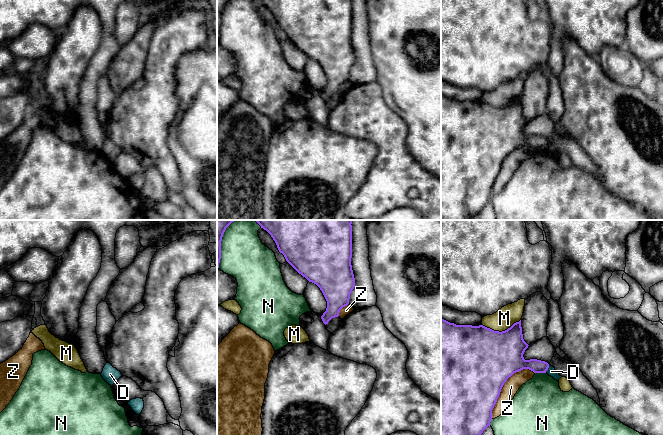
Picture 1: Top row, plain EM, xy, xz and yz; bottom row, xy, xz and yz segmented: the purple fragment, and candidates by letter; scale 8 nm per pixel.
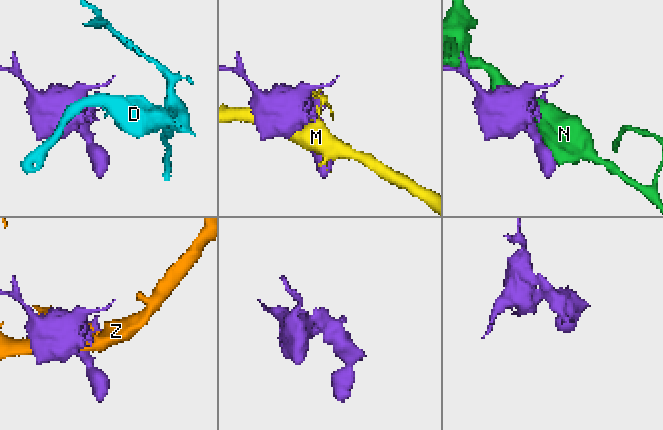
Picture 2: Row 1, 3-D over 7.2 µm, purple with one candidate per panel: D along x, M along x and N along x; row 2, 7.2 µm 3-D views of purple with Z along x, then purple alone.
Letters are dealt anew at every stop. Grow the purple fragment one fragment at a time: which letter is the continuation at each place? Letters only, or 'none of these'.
none of these

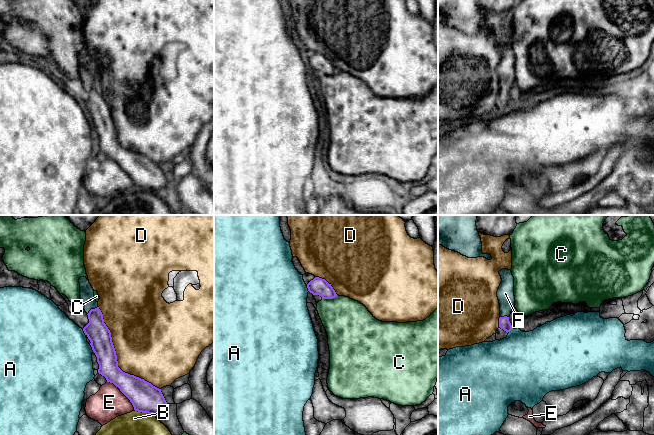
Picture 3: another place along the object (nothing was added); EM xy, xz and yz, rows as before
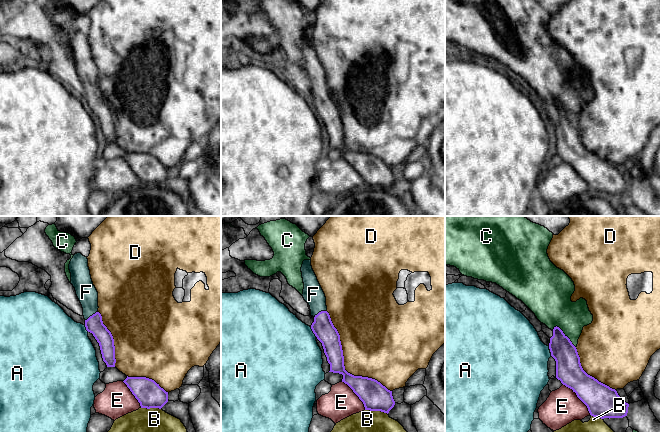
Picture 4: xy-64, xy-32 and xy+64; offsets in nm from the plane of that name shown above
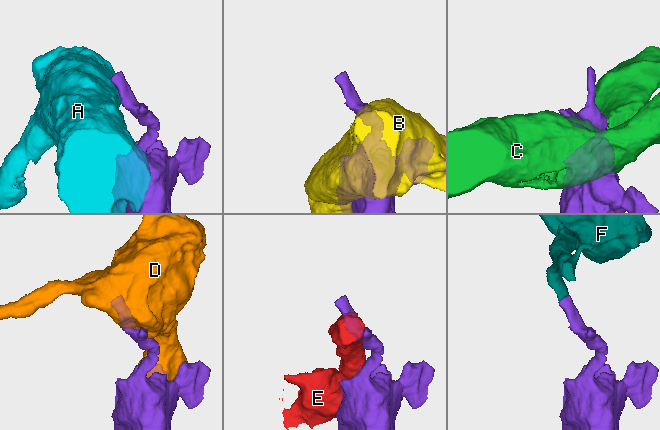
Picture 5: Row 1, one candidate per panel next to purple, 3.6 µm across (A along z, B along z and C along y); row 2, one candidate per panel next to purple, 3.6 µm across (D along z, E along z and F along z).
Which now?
F

